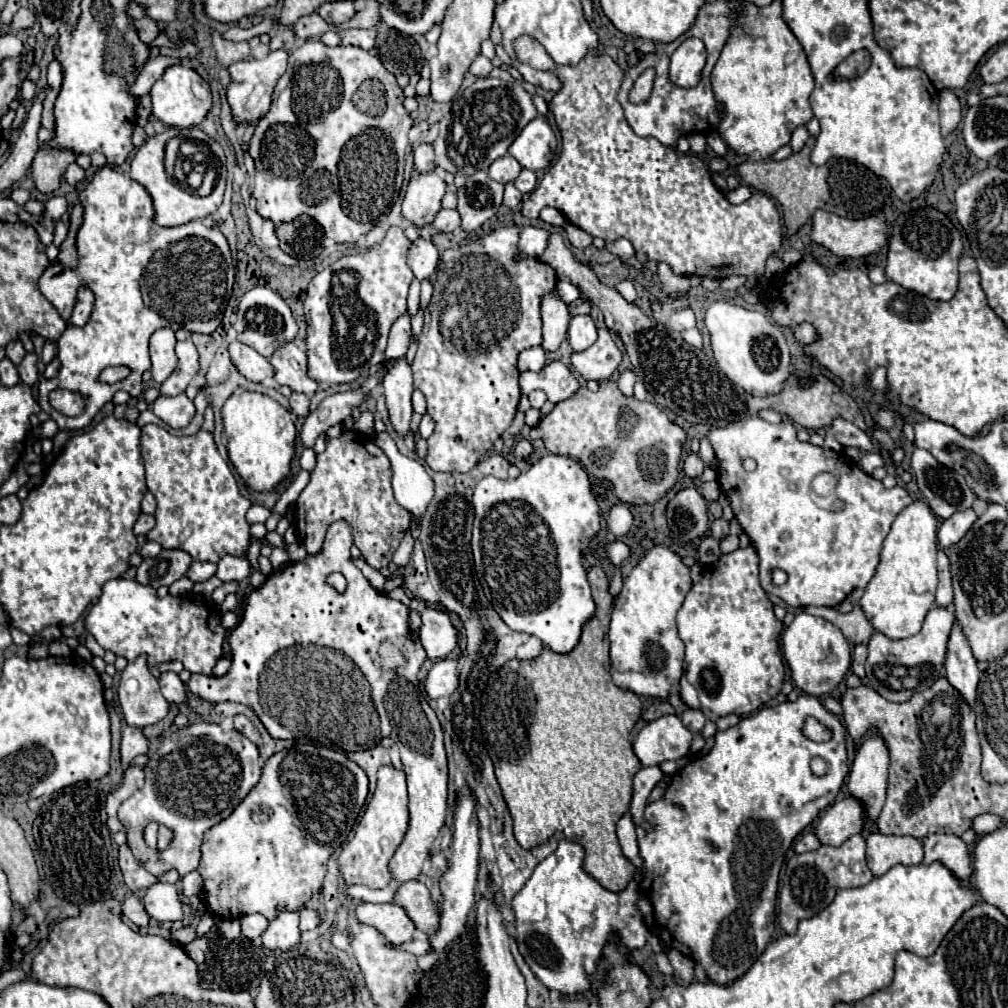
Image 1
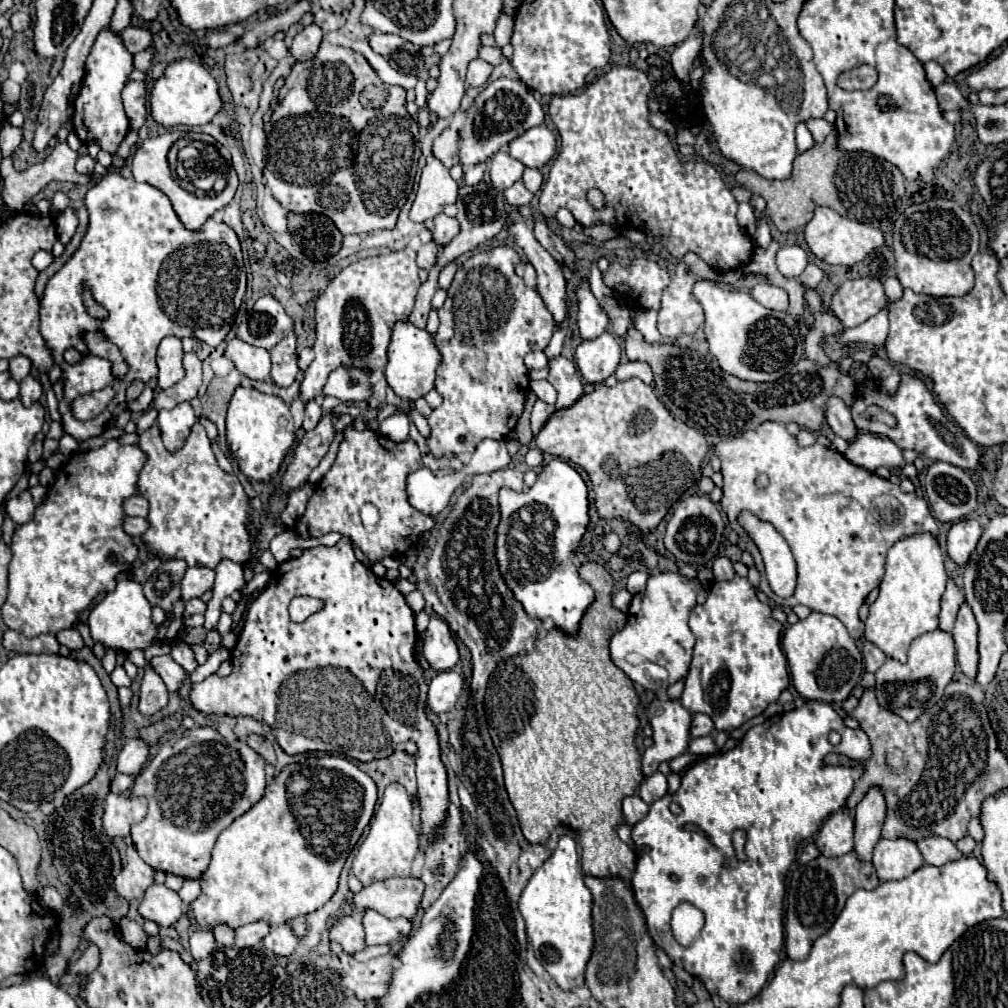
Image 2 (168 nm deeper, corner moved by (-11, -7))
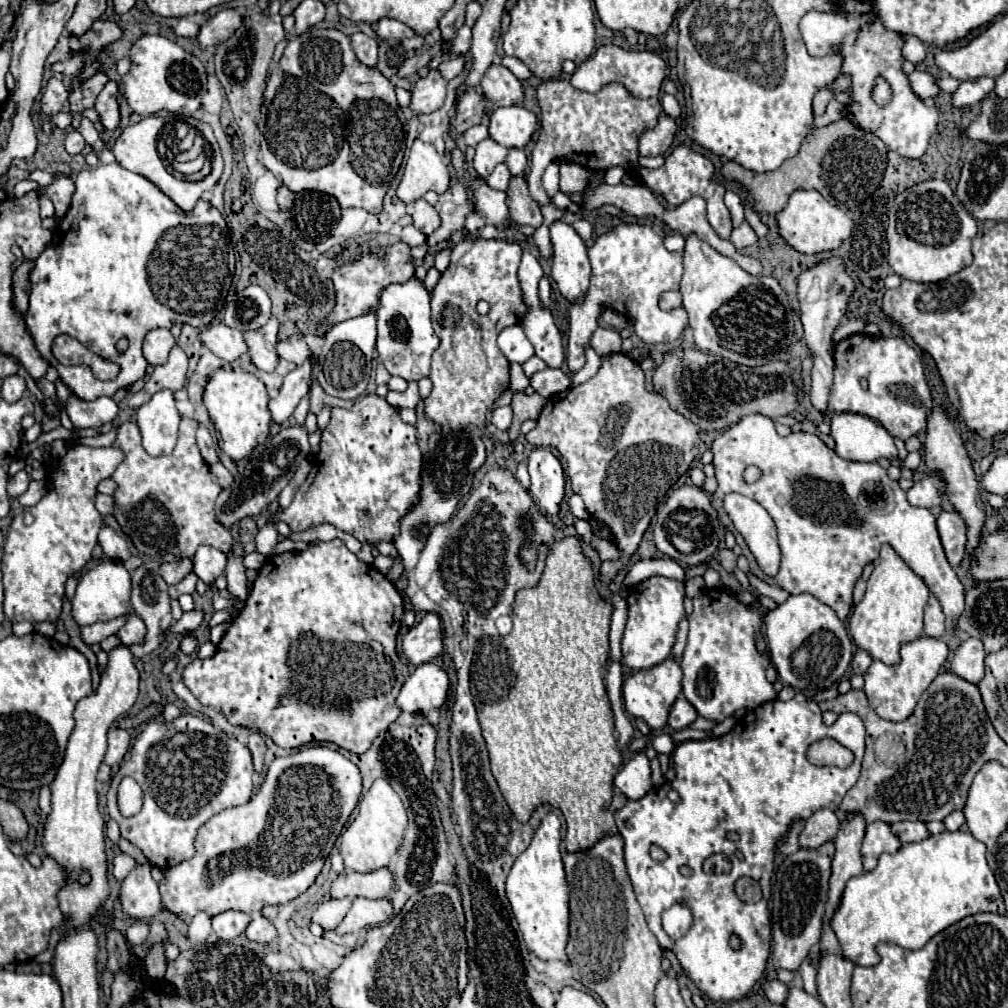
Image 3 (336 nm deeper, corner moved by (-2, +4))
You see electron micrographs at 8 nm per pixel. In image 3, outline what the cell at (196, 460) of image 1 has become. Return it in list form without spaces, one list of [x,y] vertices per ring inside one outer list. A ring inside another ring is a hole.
[[[183,418],[179,428],[177,446],[167,456],[149,456],[141,444],[139,426],[135,420],[127,420],[119,426],[119,436],[113,446],[125,452],[125,460],[113,472],[113,480],[117,482],[115,498],[115,518],[121,524],[121,516],[125,514],[131,530],[123,530],[135,544],[139,552],[149,558],[159,558],[163,554],[175,554],[193,558],[197,546],[209,544],[219,548],[221,552],[229,552],[233,544],[231,528],[219,524],[215,516],[215,500],[223,490],[217,482],[217,476],[211,472],[209,464],[203,460],[201,450],[195,440],[197,420]],[[149,500],[163,508],[163,518],[149,518]]]

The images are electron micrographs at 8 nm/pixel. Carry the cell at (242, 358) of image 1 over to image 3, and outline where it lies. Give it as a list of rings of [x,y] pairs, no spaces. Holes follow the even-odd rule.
[[[217,324],[217,326],[207,326],[205,330],[201,330],[199,334],[201,342],[219,358],[233,362],[237,358],[241,358],[243,354],[247,354],[247,342],[245,336],[239,330],[233,330],[225,324]]]

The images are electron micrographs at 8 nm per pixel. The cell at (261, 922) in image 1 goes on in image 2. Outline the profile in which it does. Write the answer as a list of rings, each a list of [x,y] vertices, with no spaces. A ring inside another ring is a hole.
[[[248,923],[234,929],[234,947],[246,949],[246,947],[258,947],[268,933],[266,923]]]

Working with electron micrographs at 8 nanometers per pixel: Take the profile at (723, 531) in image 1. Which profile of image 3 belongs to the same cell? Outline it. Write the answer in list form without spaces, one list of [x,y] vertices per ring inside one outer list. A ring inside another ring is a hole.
[[[721,548],[719,550],[719,554],[717,554],[717,560],[721,562],[721,566],[725,568],[725,570],[729,570],[729,572],[733,572],[733,568],[735,568],[735,554],[733,554],[733,550],[729,550],[729,548]]]

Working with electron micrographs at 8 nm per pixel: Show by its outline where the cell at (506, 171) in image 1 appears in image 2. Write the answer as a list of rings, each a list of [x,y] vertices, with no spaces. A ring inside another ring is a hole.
[[[498,151],[490,157],[490,185],[494,189],[508,189],[512,183],[520,181],[520,175],[524,173],[524,165],[516,159],[512,159],[506,151]]]

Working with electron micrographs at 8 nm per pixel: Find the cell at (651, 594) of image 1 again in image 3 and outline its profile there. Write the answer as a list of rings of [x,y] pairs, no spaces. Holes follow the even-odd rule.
[[[651,576],[629,588],[627,596],[629,618],[621,640],[621,650],[623,650],[623,662],[631,670],[639,672],[643,668],[653,668],[655,664],[661,664],[663,660],[667,660],[667,656],[671,656],[673,644],[677,640],[679,622],[687,616],[683,608],[683,598],[685,598],[685,584],[665,576]],[[637,614],[641,614],[639,622],[635,620]]]

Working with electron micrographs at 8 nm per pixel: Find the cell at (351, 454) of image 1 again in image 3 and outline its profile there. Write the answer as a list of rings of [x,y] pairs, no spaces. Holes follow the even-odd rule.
[[[369,394],[351,408],[333,408],[311,474],[295,492],[291,506],[275,512],[273,520],[285,522],[291,532],[329,522],[355,536],[361,542],[357,558],[371,564],[373,548],[383,540],[395,540],[399,536],[399,520],[415,508],[421,466],[423,456],[417,446],[415,426],[403,422],[385,398]]]

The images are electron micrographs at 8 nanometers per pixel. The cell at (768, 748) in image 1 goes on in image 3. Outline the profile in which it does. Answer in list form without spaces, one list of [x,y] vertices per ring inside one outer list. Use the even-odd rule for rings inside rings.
[[[799,692],[799,694],[795,694],[795,696],[793,696],[791,700],[787,700],[787,702],[771,700],[771,702],[765,702],[763,706],[757,706],[755,710],[747,712],[747,714],[737,722],[737,726],[735,726],[731,732],[727,732],[725,736],[681,742],[681,744],[675,748],[675,752],[673,752],[673,764],[675,764],[675,772],[677,772],[677,774],[675,774],[675,780],[673,780],[671,784],[663,784],[661,788],[653,788],[653,790],[647,792],[647,796],[643,796],[641,800],[627,802],[621,810],[615,812],[617,828],[619,828],[619,834],[623,836],[623,842],[625,842],[627,874],[629,874],[629,878],[631,878],[631,882],[633,882],[633,888],[635,888],[635,894],[637,894],[637,902],[639,902],[641,908],[643,908],[643,914],[645,914],[645,920],[647,920],[647,924],[649,924],[649,930],[657,936],[661,948],[667,948],[667,950],[671,948],[671,950],[673,950],[673,954],[677,956],[677,960],[679,960],[681,966],[685,968],[689,980],[693,980],[695,986],[697,986],[701,992],[709,994],[709,998],[713,998],[715,1002],[739,1000],[739,998],[743,998],[745,994],[749,994],[755,984],[759,984],[759,982],[763,980],[763,976],[765,976],[763,972],[765,972],[767,958],[769,958],[769,946],[771,946],[771,944],[769,944],[769,942],[771,942],[771,922],[769,922],[769,908],[767,908],[767,904],[769,904],[769,896],[771,896],[771,876],[773,876],[775,846],[777,846],[777,842],[789,832],[789,828],[791,828],[791,824],[793,824],[795,820],[807,820],[807,818],[809,818],[815,810],[819,810],[819,808],[829,808],[829,810],[837,810],[837,808],[839,808],[839,804],[841,804],[843,796],[847,794],[847,790],[859,780],[859,770],[861,770],[863,752],[865,752],[865,728],[863,728],[863,720],[859,720],[859,716],[855,716],[855,714],[851,714],[851,712],[845,712],[845,714],[839,714],[839,718],[837,718],[837,722],[835,722],[833,726],[825,726],[823,720],[821,720],[819,704],[817,704],[815,700],[811,700],[809,696],[805,696],[805,694]],[[821,738],[835,738],[839,744],[843,744],[845,748],[849,748],[849,750],[855,754],[853,764],[851,764],[849,768],[845,768],[845,770],[841,770],[841,768],[837,768],[837,766],[813,766],[813,764],[809,764],[807,758],[805,758],[805,750],[809,748],[809,744],[813,744],[813,742],[817,742],[817,740],[821,740]],[[669,788],[679,792],[679,796],[681,796],[681,802],[679,802],[679,804],[673,804],[671,800],[667,800],[667,790],[669,790]],[[651,844],[661,846],[661,848],[667,852],[667,858],[661,860],[661,862],[653,860],[653,858],[649,856],[649,846],[651,846]],[[731,848],[733,848],[733,850],[743,850],[743,858],[737,858],[735,854],[731,854]],[[715,852],[723,852],[723,854],[731,860],[733,868],[731,868],[729,874],[705,874],[705,872],[703,872],[703,868],[701,868],[703,860],[705,860],[707,856],[715,854]],[[741,876],[749,876],[749,878],[753,878],[753,880],[757,880],[757,882],[761,884],[763,898],[761,898],[759,902],[755,902],[755,904],[745,904],[745,902],[741,902],[741,900],[737,898],[737,894],[735,894],[735,882],[737,882]],[[679,900],[685,900],[685,902],[691,906],[691,910],[693,910],[693,926],[691,926],[689,934],[683,936],[681,940],[671,940],[671,938],[667,938],[667,934],[665,934],[663,928],[661,928],[661,912],[663,912],[665,908],[671,908],[671,906],[673,906],[675,902],[679,902]],[[731,936],[737,936],[737,938],[741,940],[741,948],[739,948],[739,950],[735,950],[735,948],[729,944],[729,938],[731,938]]]

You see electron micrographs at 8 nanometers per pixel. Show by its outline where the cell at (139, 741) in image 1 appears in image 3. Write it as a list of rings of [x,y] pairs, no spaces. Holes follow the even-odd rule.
[[[111,728],[109,730],[109,748],[107,748],[107,754],[105,754],[105,762],[109,766],[119,766],[125,752],[129,750],[129,744],[131,744],[131,736],[129,736],[127,730]]]

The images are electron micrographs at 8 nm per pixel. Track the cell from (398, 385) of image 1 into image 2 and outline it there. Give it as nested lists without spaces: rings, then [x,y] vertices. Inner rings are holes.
[[[410,319],[396,321],[392,339],[388,345],[388,363],[386,363],[384,375],[388,379],[388,385],[396,391],[398,397],[416,401],[418,397],[424,397],[430,389],[434,389],[434,373],[440,361],[442,361],[442,355],[434,343],[432,333],[416,327]]]

